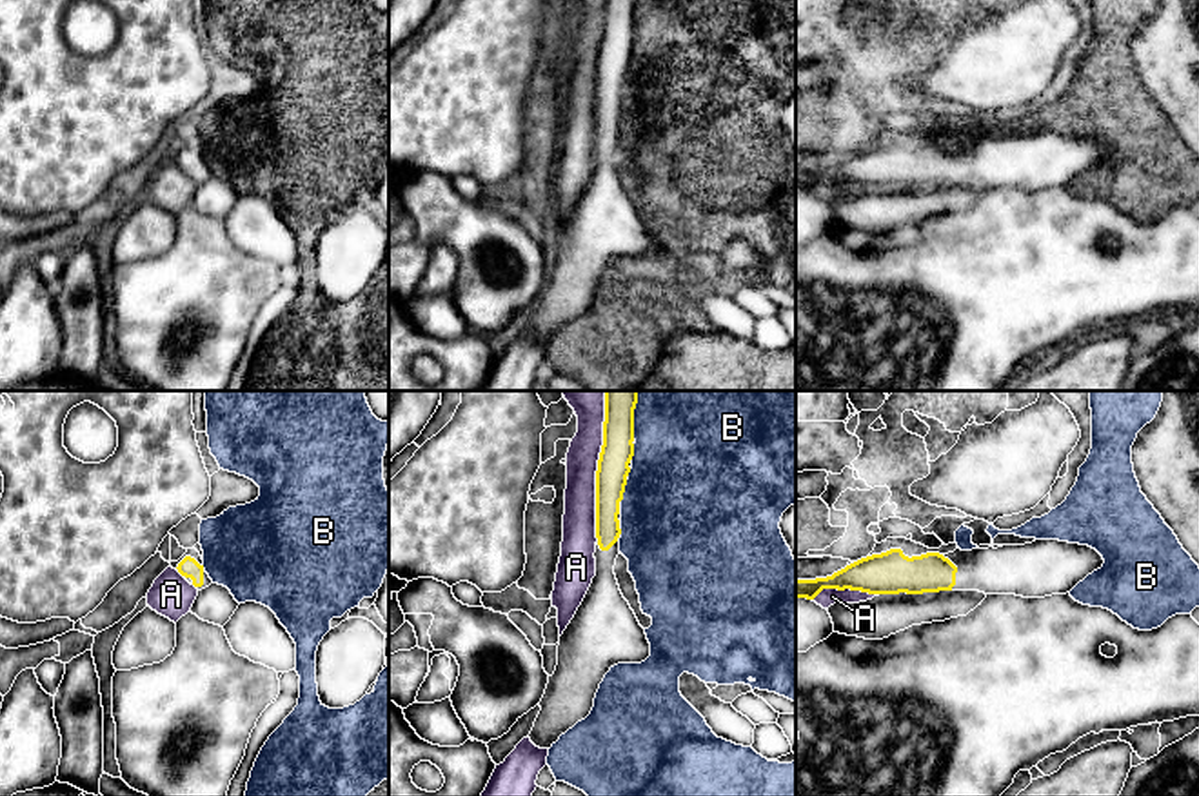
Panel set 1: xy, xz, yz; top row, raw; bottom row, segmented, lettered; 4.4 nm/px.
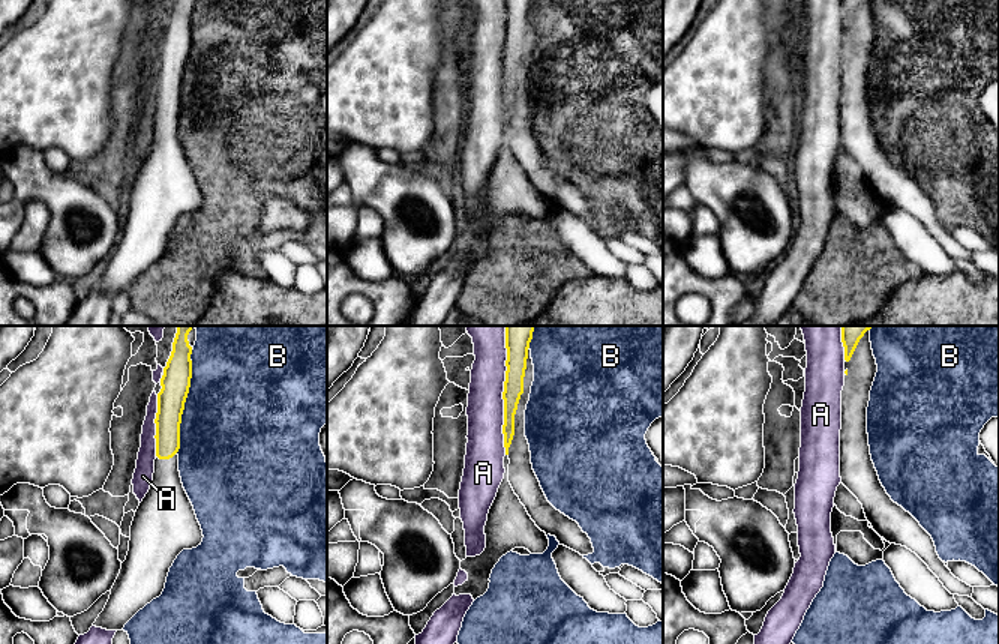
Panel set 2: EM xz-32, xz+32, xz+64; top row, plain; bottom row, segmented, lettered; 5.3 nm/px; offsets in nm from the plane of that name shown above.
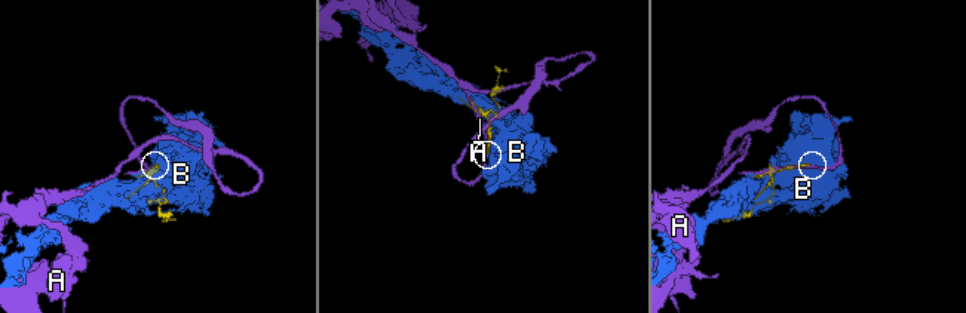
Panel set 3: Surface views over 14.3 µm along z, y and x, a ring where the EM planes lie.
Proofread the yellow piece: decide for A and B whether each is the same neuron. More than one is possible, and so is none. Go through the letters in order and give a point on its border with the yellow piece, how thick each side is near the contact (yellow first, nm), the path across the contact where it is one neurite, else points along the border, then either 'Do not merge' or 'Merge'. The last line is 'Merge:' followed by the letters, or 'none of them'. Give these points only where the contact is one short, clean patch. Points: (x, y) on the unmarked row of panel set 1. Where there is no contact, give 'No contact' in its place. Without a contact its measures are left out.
A: Touches yellow at xz (596, 68). Thickness 140 nm (yellow) against 140 nm. Do not merge
B: Touches yellow at xz (633, 17). Thickness 140 nm (yellow) against 420 nm. Do not merge
Merge: none of them

